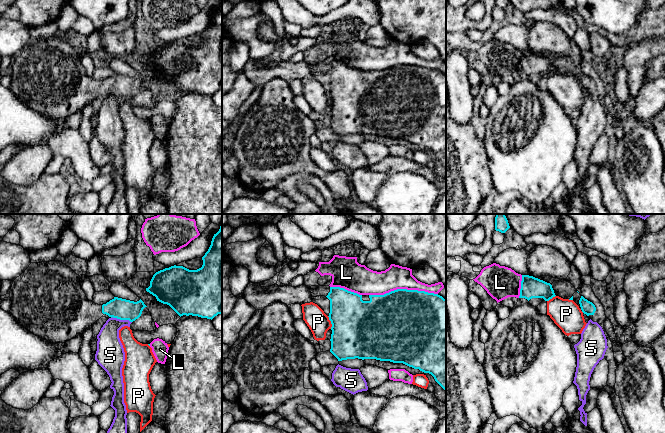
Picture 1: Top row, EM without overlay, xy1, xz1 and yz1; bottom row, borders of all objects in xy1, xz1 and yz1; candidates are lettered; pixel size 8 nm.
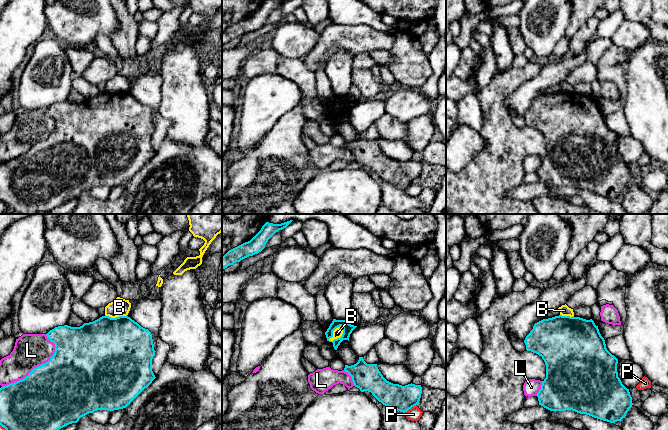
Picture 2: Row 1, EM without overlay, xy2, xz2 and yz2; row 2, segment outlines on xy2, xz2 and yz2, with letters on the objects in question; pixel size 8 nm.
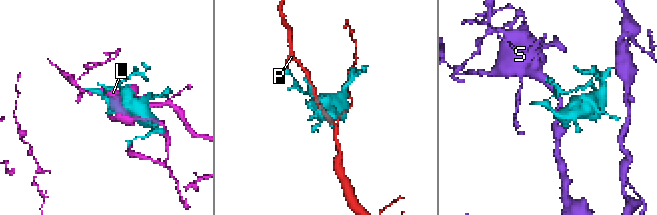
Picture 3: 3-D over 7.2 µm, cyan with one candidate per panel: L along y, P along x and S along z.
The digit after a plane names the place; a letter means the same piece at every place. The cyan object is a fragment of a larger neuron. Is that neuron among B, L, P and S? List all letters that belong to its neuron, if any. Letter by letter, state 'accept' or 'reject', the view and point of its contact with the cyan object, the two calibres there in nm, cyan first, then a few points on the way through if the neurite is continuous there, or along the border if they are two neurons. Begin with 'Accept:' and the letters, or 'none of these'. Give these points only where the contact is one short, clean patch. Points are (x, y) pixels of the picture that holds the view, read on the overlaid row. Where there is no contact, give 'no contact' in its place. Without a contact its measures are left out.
Accept: none of these
B: reject; contact xz2 (333, 330); calibres 80 and 80 nm; border xz2 (343, 327), (336, 328), (328, 339)
L: reject; contact xy2 (38, 366); calibres 500 and 280 nm
P: reject; contact xz1 (331, 322); calibres 460 and 180 nm
S: reject; contact xy1 (121, 319); calibres 170 and 200 nm

